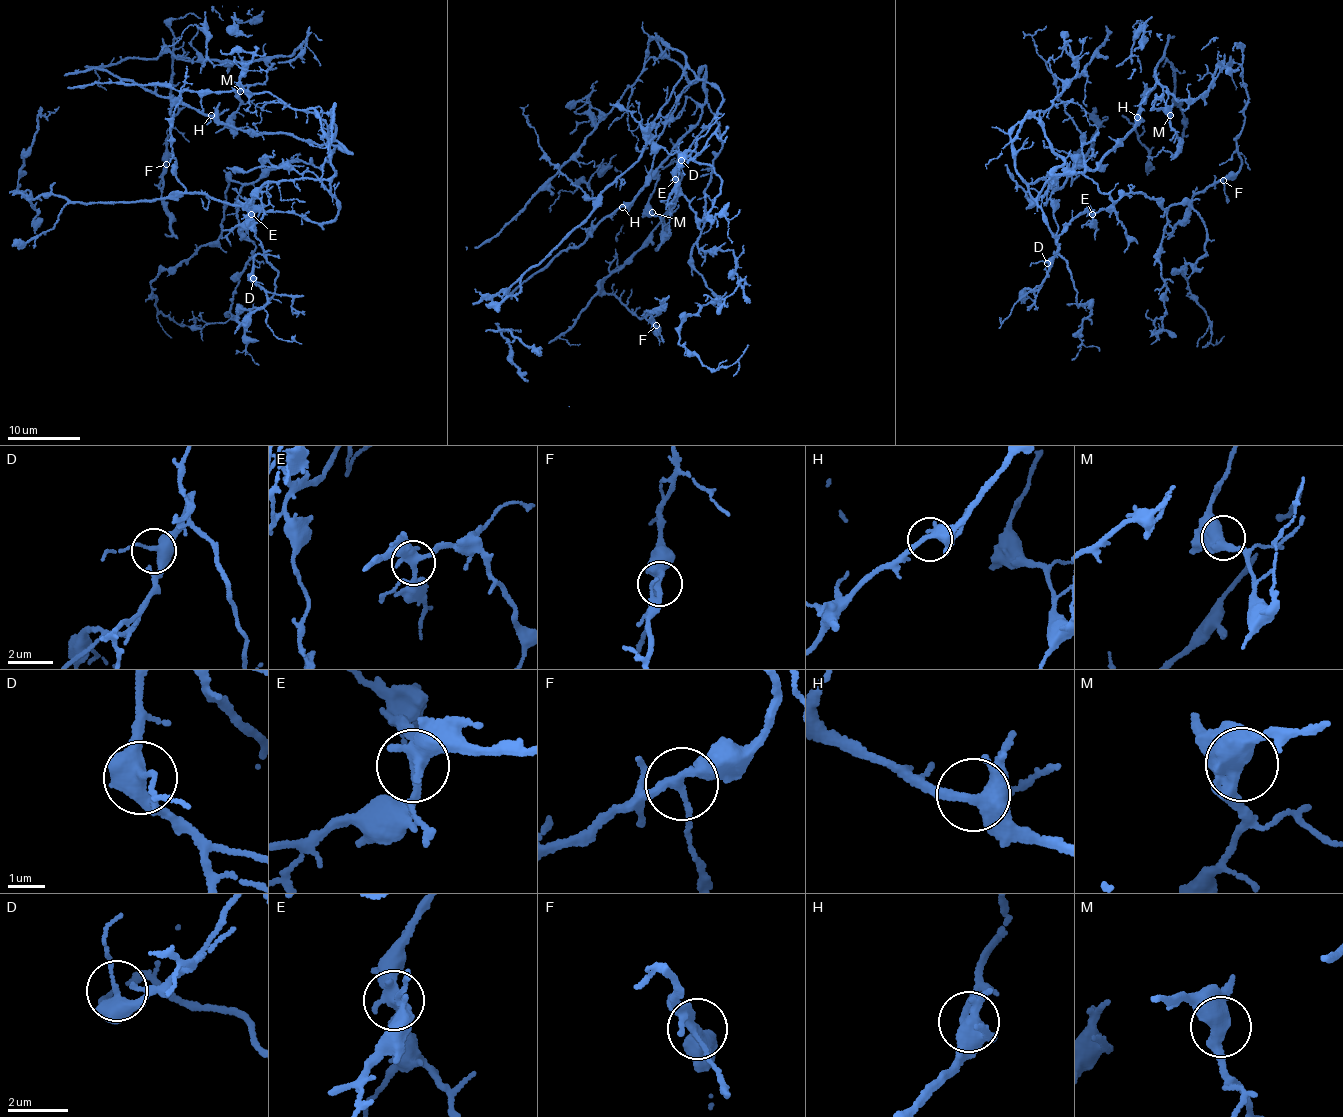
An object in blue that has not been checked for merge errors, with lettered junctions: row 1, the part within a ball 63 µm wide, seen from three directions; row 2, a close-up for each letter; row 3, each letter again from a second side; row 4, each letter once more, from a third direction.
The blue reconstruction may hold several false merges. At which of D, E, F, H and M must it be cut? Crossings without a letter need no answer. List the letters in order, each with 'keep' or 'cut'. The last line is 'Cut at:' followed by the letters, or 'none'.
D: keep
E: keep
F: keep
H: keep
M: keep
Cut at: none

